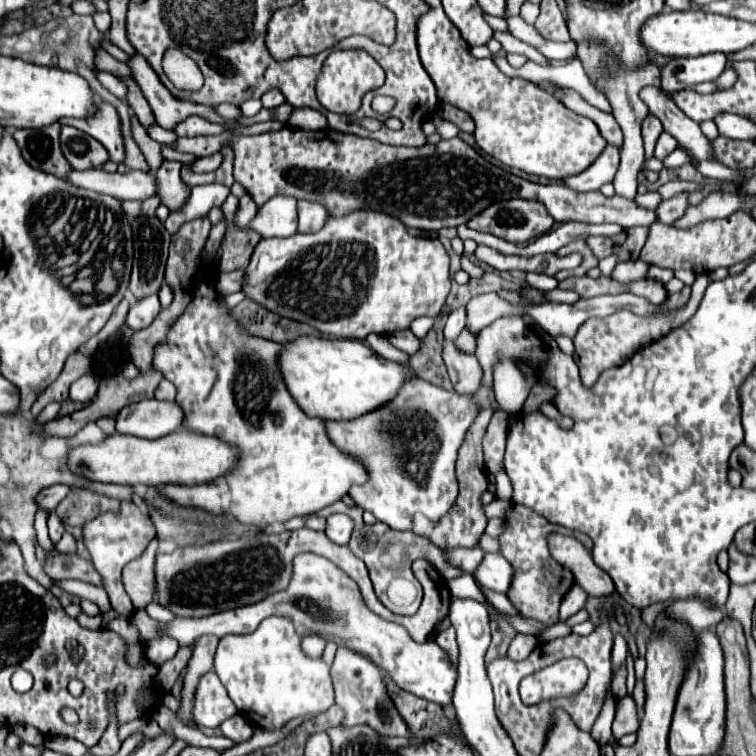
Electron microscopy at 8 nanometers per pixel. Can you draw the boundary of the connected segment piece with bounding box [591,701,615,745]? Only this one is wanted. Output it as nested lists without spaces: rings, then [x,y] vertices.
[[[607,701],[607,705],[603,707],[603,715],[599,715],[599,721],[595,721],[593,731],[591,731],[591,735],[601,745],[605,745],[611,739],[611,723],[613,723],[613,717],[615,717],[615,703]]]

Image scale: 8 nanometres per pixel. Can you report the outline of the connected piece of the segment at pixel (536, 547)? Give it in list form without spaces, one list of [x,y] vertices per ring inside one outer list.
[[[515,505],[509,517],[509,529],[499,539],[499,543],[503,545],[503,557],[507,557],[511,565],[515,565],[515,581],[507,591],[507,597],[523,617],[537,619],[545,625],[555,625],[559,621],[559,603],[563,595],[569,591],[569,587],[573,585],[573,575],[565,567],[561,567],[549,553],[551,533],[575,535],[575,539],[579,539],[587,549],[591,549],[591,539],[585,533],[551,525],[549,521],[543,521],[543,517],[539,517],[535,511],[523,505]]]

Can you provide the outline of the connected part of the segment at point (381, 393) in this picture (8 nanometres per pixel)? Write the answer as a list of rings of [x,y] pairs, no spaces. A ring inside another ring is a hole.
[[[299,337],[283,345],[283,377],[287,389],[309,417],[349,421],[389,405],[401,387],[417,373],[401,363],[379,357],[369,345],[355,339]]]

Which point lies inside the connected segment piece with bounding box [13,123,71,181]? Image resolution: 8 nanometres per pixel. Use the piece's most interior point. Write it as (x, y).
(40, 148)

